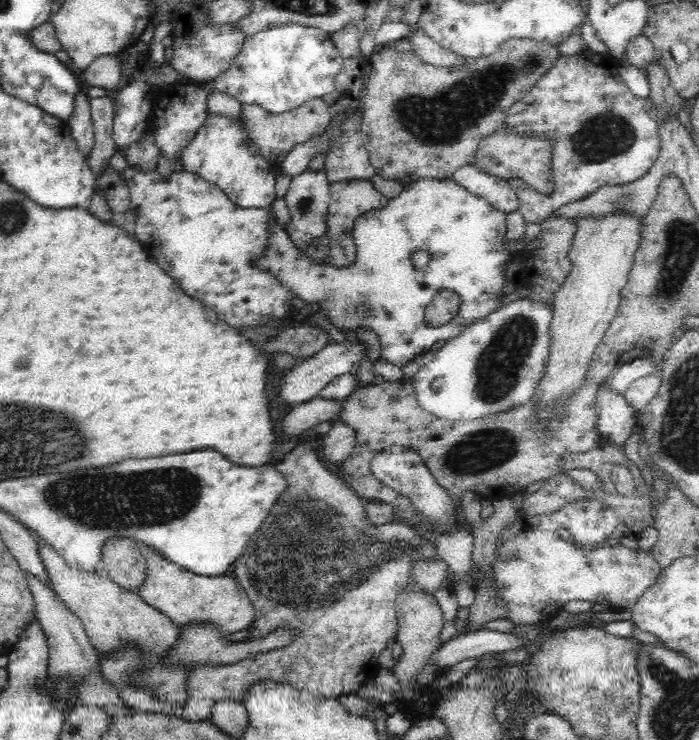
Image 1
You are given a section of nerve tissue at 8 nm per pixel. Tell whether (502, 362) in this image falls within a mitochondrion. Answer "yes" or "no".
yes

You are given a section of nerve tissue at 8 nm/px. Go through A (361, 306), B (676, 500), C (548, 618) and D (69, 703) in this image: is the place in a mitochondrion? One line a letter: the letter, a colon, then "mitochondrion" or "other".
A: mitochondrion
B: other
C: other
D: other

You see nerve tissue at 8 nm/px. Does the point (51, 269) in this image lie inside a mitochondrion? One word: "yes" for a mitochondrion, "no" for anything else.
no

